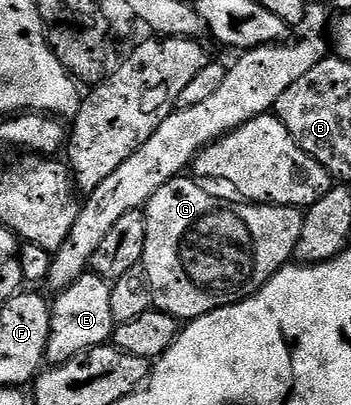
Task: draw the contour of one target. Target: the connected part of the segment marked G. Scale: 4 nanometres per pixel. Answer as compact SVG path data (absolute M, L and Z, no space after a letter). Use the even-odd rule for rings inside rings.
M177 176L158 189L145 206L147 234L141 263L149 275L149 287L153 287L153 306L187 323L253 296L272 275L294 258L303 226L303 213L294 205L234 205L231 201L222 201L206 193L198 184L202 185L194 176ZM218 257L223 257L223 273L219 270Z

